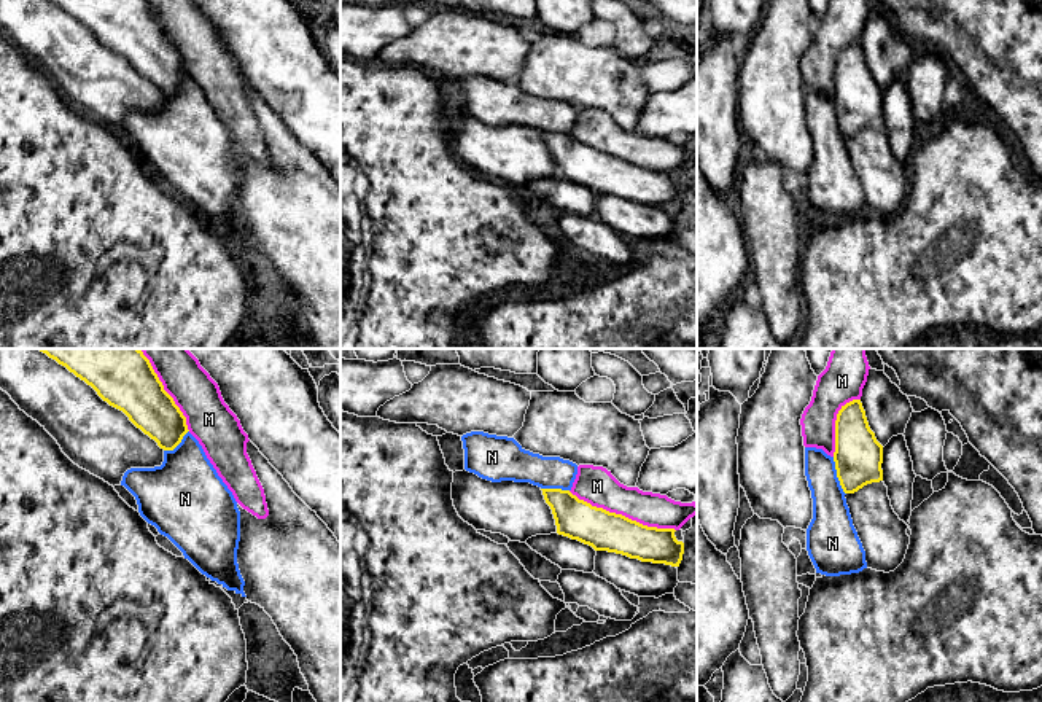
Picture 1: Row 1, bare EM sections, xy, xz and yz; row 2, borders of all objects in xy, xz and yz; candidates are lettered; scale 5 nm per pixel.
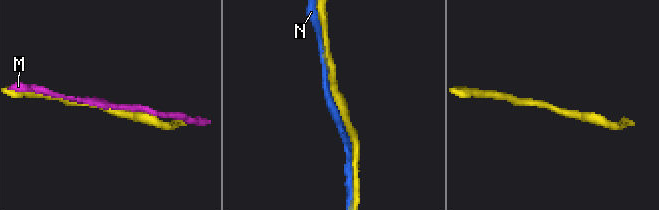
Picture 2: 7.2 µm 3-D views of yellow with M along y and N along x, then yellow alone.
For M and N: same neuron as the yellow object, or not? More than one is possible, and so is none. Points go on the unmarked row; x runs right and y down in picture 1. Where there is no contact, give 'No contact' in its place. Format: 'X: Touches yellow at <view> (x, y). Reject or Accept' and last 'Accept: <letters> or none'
M: Touches yellow at xz (621, 158). Reject
N: Touches yellow at yz (837, 120). Reject
Accept: none

